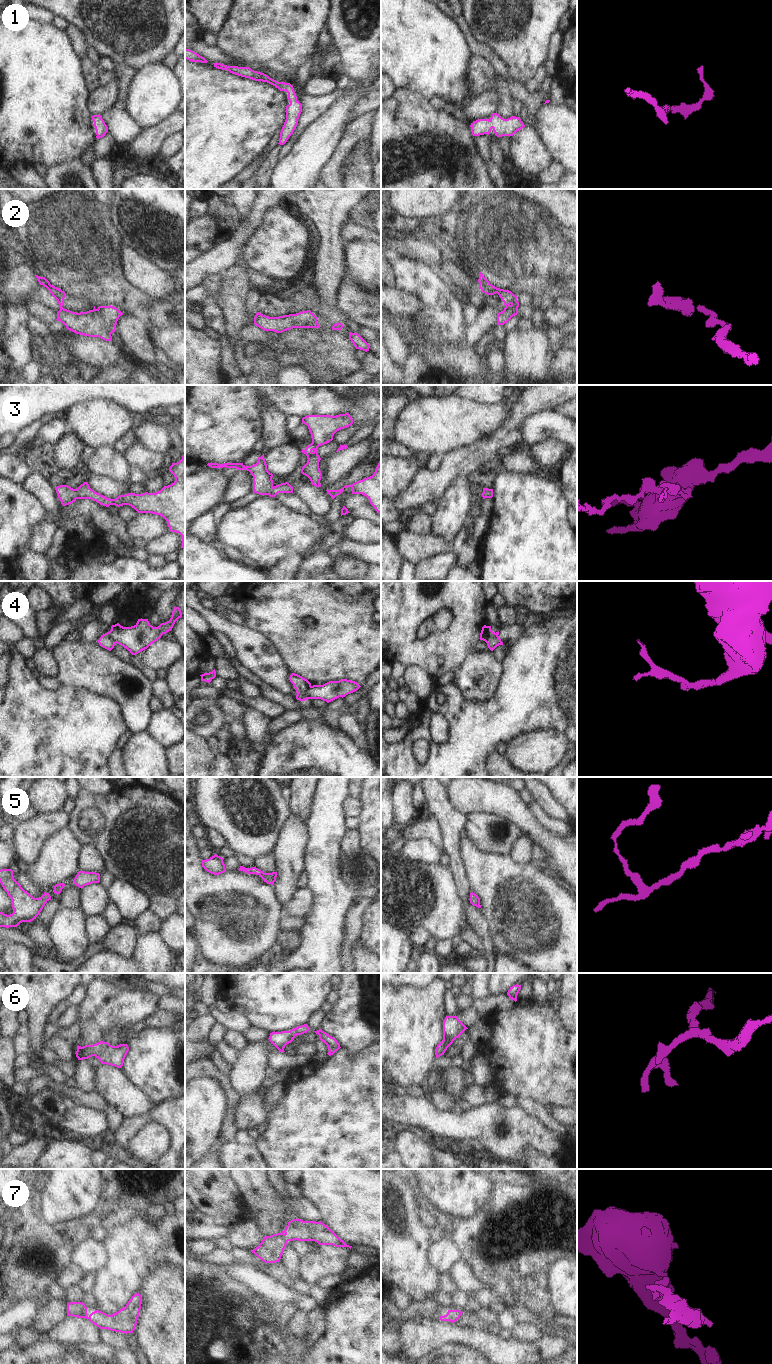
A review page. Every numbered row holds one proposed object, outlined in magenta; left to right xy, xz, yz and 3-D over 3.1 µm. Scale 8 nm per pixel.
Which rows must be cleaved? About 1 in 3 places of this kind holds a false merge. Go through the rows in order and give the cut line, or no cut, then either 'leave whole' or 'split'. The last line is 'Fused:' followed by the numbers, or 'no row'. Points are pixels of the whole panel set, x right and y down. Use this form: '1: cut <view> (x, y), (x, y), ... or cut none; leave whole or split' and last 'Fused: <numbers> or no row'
1: cut none; leave whole
2: cut yz (516, 299), (511, 304); split
3: cut none; leave whole
4: cut yz (487, 626), (487, 633), (490, 636), (497, 636); split
5: cut none; leave whole
6: cut none; leave whole
7: cut none; leave whole
Fused: 2, 4

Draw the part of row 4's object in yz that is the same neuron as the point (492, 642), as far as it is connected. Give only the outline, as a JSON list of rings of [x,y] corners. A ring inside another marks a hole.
[[[484,625],[482,627],[481,633],[480,633],[480,640],[483,640],[487,643],[488,648],[493,651],[497,646],[503,645],[503,642],[499,638],[499,636],[496,637],[490,637],[488,635],[488,626]]]

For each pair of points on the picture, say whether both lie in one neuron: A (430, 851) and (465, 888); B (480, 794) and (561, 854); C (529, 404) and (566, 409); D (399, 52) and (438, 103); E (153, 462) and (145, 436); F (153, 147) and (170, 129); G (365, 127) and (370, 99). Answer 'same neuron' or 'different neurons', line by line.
A: different neurons
B: same neuron
C: different neurons
D: different neurons
E: different neurons
F: same neuron
G: different neurons

